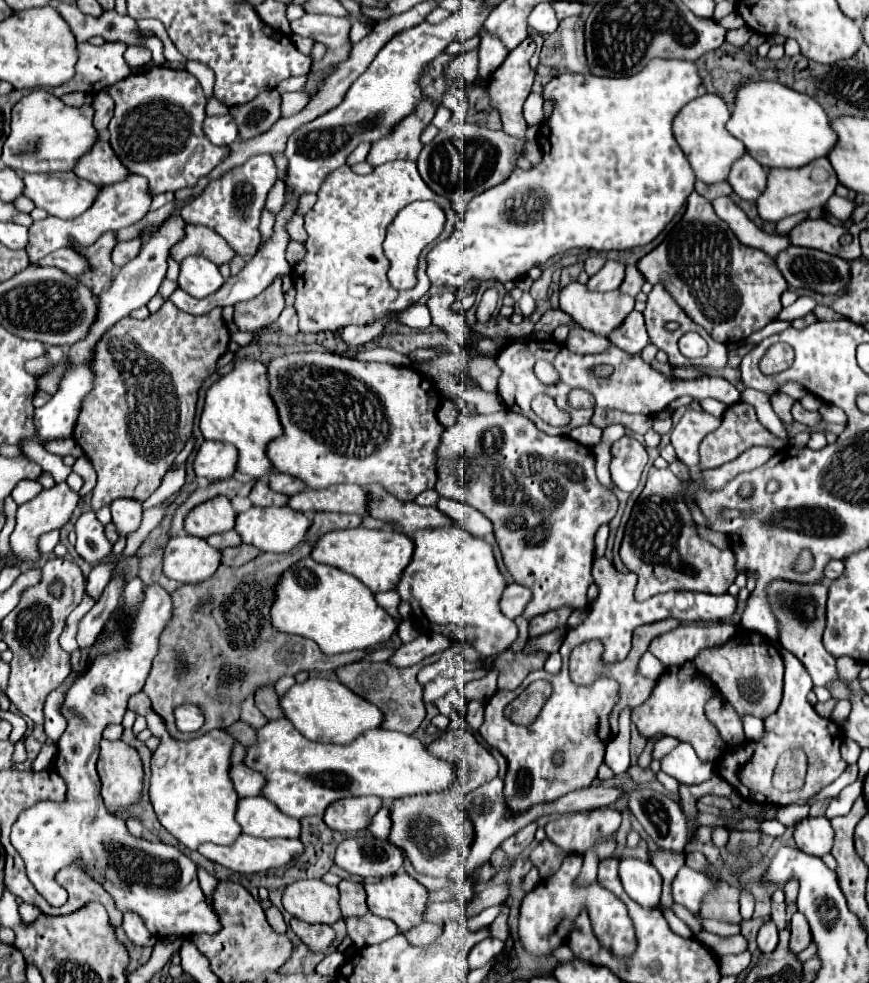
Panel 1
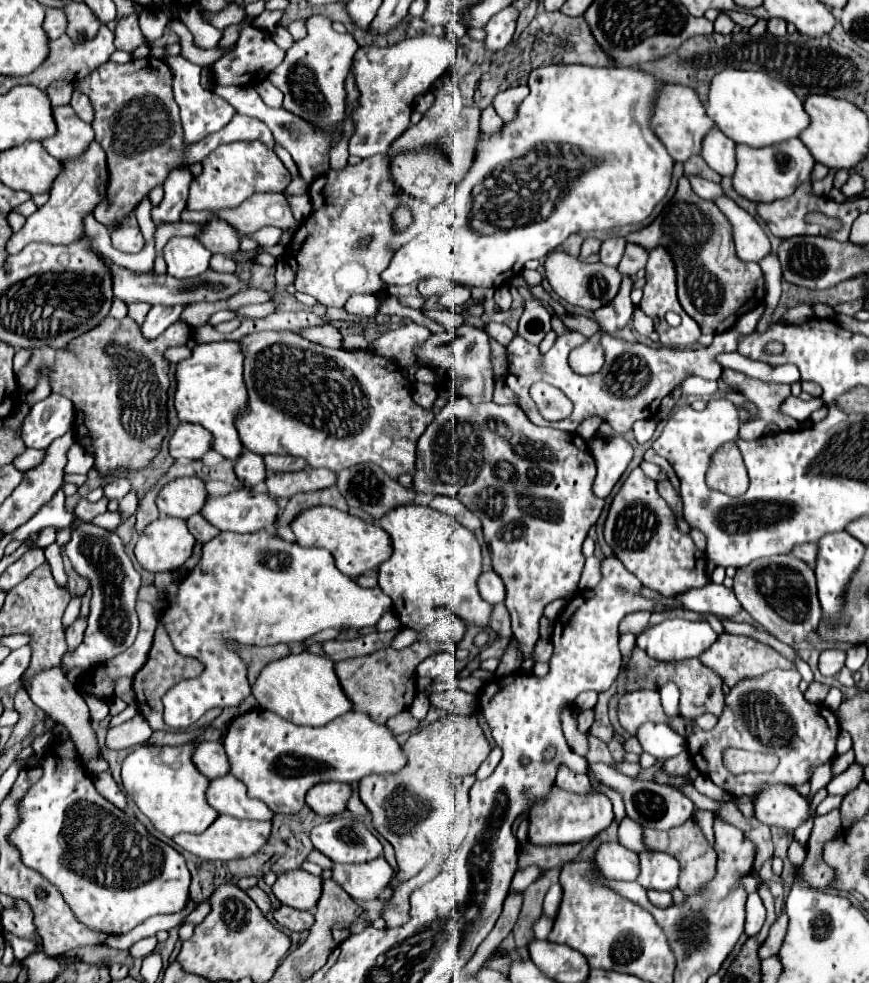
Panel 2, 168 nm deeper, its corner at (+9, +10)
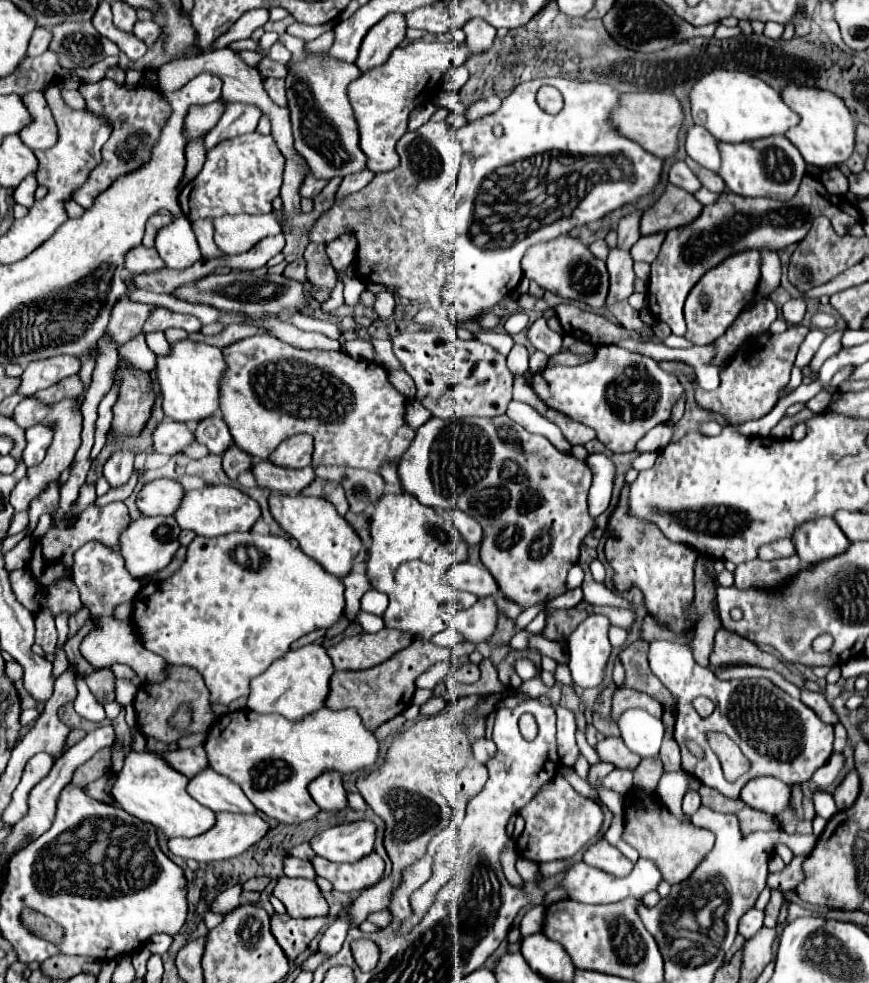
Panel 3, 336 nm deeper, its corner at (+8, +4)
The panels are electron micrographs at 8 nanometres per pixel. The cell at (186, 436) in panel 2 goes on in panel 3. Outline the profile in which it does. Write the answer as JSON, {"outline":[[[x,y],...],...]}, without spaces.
{"outline":[[[164,419],[162,423],[158,423],[152,433],[154,451],[166,453],[166,455],[180,453],[192,441],[194,441],[194,433],[184,423],[178,423],[172,419]]]}

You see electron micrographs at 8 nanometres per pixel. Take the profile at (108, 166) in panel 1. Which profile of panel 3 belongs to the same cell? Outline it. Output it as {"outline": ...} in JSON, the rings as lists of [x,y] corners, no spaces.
{"outline":[[[30,91],[30,93],[22,95],[22,101],[32,117],[32,121],[18,133],[20,139],[34,151],[52,147],[54,139],[56,139],[56,123],[54,123],[52,111],[46,105],[44,93]]]}

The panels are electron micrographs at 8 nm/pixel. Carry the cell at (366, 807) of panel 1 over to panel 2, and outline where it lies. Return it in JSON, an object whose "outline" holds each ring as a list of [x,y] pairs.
{"outline":[[[331,781],[309,789],[307,805],[321,817],[333,817],[347,809],[347,801],[351,799],[351,795],[353,795],[351,785],[341,785]]]}

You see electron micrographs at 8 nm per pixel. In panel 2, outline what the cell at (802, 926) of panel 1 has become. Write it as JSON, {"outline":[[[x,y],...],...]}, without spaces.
{"outline":[[[781,913],[769,931],[767,941],[761,945],[761,959],[779,953],[783,939],[785,939],[785,933],[787,933],[787,927],[789,927],[789,917],[787,917],[787,913]]]}

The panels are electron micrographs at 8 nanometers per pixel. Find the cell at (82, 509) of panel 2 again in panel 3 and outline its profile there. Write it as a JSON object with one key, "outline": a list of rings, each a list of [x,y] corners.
{"outline":[[[134,469],[134,471],[132,471],[132,477],[130,477],[130,481],[128,481],[126,485],[122,485],[122,487],[110,487],[110,491],[108,491],[106,495],[98,497],[96,503],[98,503],[98,505],[106,505],[106,503],[110,503],[110,501],[124,501],[124,499],[134,491],[136,481],[138,481],[138,471]]]}

